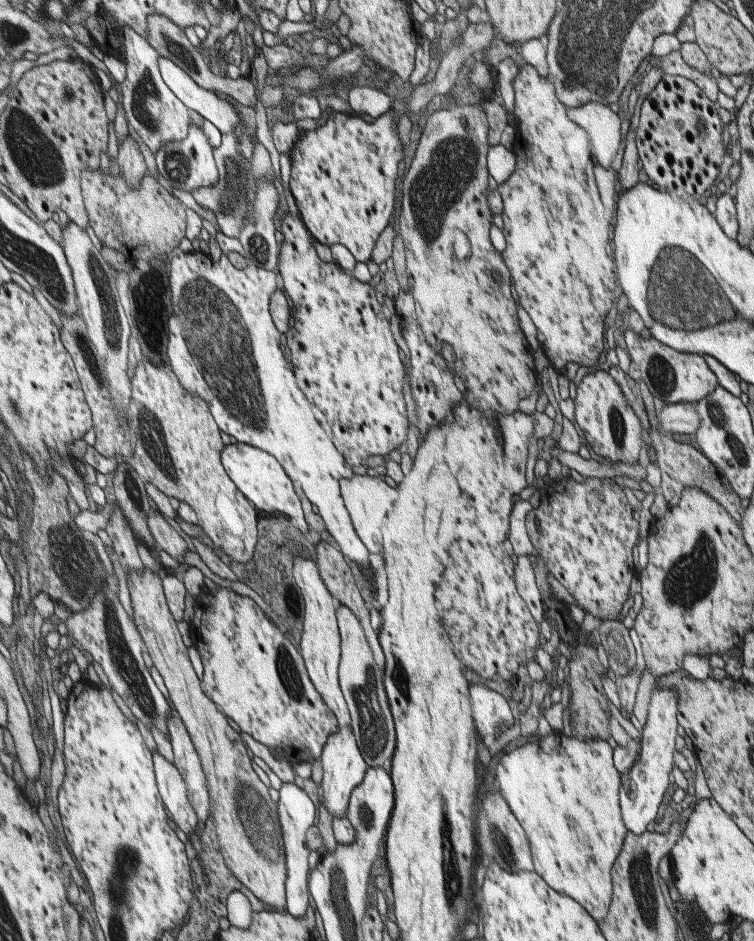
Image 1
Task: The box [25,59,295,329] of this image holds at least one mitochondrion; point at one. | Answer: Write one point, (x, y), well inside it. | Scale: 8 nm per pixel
(144, 100)

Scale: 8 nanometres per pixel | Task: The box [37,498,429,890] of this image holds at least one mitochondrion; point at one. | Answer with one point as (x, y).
(125, 662)

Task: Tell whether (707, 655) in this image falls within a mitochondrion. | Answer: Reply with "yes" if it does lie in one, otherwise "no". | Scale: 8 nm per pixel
no

